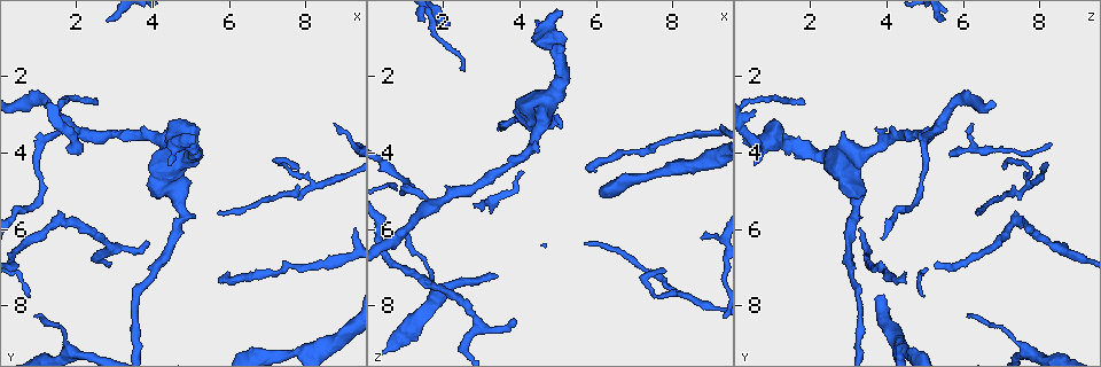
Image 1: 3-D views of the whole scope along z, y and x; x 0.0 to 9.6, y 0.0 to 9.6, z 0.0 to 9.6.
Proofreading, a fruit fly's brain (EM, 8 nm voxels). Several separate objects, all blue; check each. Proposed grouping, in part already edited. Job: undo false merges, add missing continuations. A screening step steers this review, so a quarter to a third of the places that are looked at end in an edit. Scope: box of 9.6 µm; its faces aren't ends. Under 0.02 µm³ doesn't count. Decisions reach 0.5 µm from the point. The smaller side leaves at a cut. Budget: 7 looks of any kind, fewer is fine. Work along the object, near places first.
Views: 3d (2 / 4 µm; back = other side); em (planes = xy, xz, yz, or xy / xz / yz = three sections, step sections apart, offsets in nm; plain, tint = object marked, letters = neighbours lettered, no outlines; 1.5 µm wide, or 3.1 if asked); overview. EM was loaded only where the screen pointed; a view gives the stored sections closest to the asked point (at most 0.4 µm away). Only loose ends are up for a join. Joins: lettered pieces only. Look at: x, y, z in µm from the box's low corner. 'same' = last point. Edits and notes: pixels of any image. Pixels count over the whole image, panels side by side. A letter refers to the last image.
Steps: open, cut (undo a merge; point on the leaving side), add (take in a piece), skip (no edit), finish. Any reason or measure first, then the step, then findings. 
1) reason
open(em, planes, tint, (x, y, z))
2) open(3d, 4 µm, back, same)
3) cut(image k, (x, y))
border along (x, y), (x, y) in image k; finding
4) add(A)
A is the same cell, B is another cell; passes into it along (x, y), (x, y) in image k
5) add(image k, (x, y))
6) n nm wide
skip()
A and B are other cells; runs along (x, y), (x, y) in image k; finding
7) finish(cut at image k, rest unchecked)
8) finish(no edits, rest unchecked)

branch stops here
open(em, xz, step 4, letters, (4.50, 3.40, 3.95))

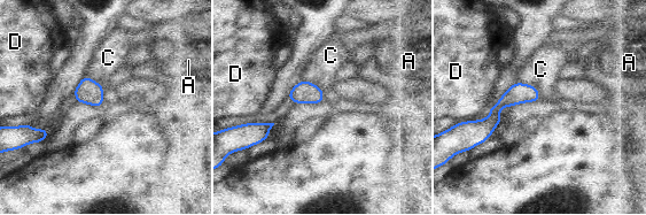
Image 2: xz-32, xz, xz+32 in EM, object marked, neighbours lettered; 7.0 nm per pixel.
cut it another way
open(em, yz, step 4, letters, same)

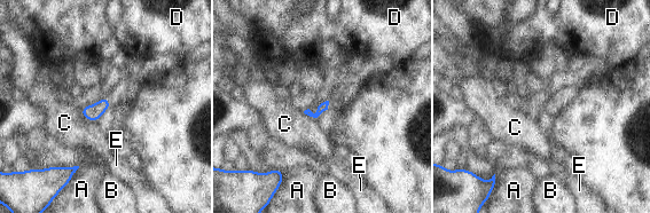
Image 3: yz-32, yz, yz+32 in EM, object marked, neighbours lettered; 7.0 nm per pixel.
skip()
A, B, C, D and E are other cells; border along (79, 110), (85, 118), (96, 121) in image 3; no lettered piece goes on from it

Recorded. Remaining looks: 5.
branch stops here
open(em, planes, tint, (2.45, 2.75, 1.80))

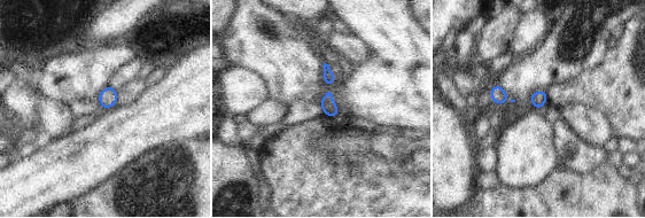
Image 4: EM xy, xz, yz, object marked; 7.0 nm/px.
see the neighbours
open(em, planes, letters, same)

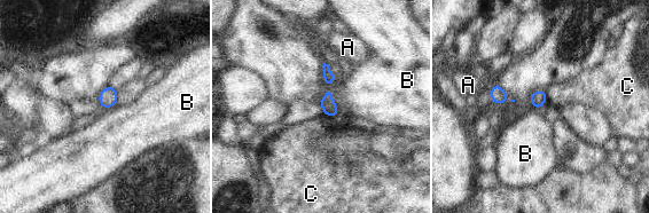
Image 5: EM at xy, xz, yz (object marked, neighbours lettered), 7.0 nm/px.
skip()
A, B and C are other cells; border along (116, 105), (102, 109) in image 5; no lettered piece goes on from it

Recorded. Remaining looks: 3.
an open end
open(em, yz, step 4, tint, (0.85, 8.25, 6.05))

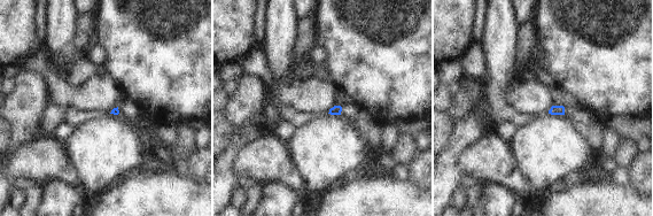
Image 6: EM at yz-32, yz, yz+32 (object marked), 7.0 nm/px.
another direction
open(em, xz, step 4, letters, same)

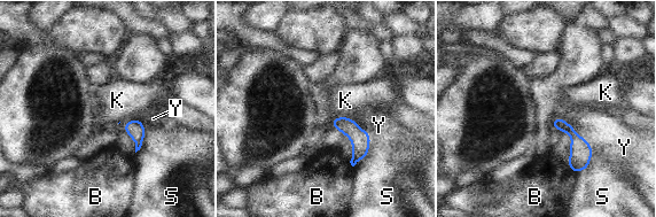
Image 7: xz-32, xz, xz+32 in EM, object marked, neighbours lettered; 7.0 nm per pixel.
skip()
B, K, S and Y are other cells; border along (349, 116), (336, 116), (329, 122) in image 7; no lettered piece goes on from it

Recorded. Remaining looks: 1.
finish(no edits, rest unchecked)

